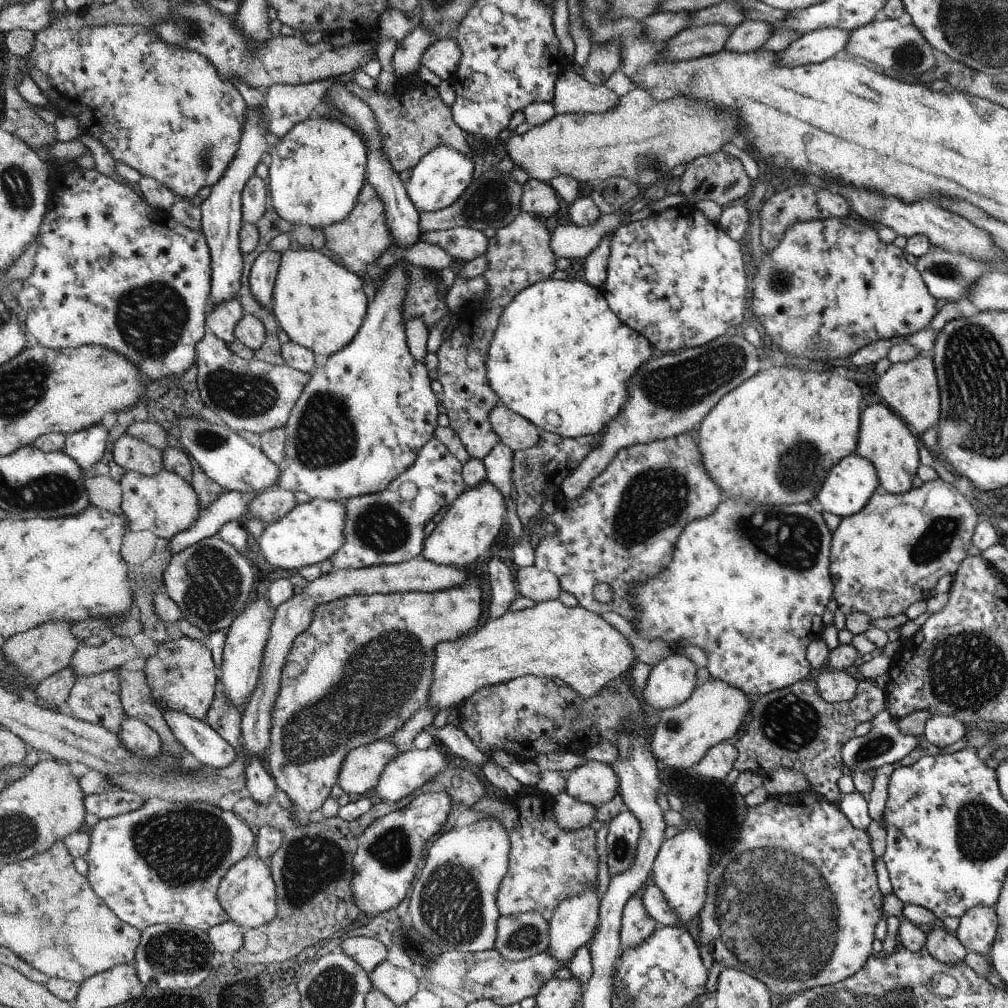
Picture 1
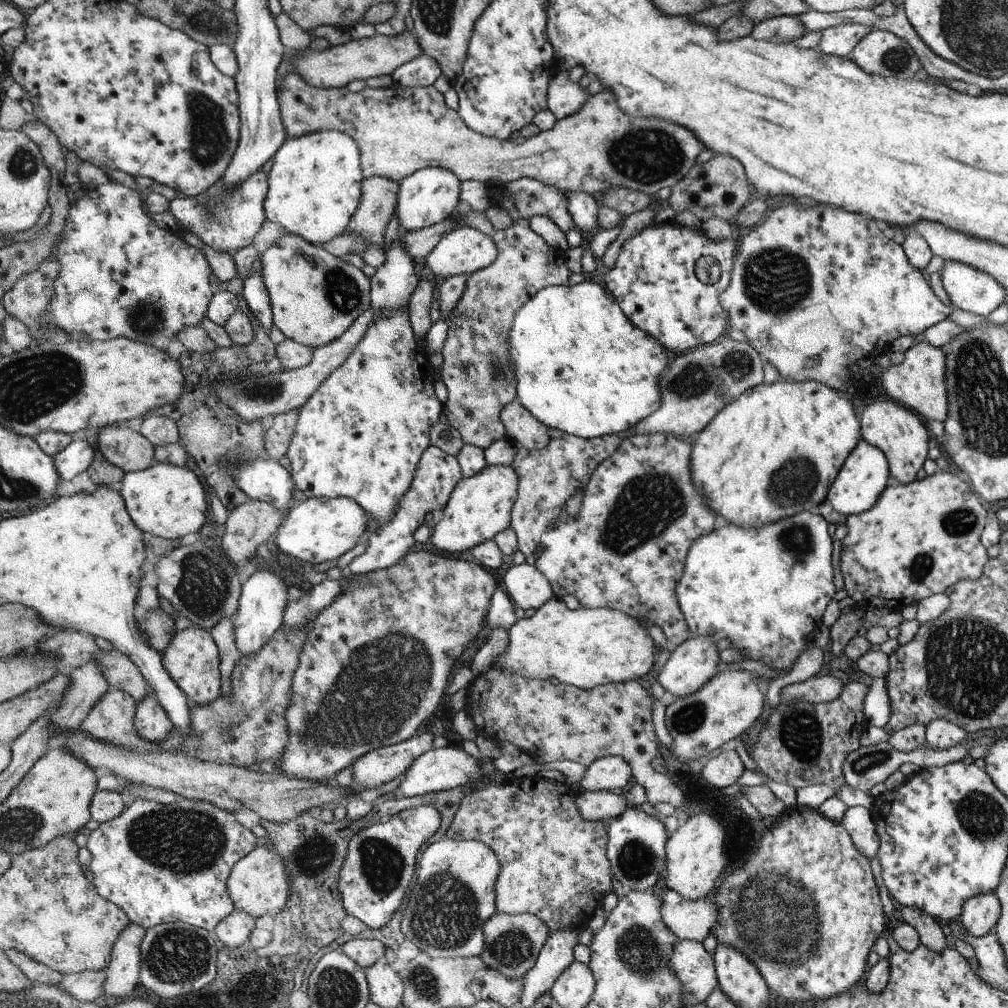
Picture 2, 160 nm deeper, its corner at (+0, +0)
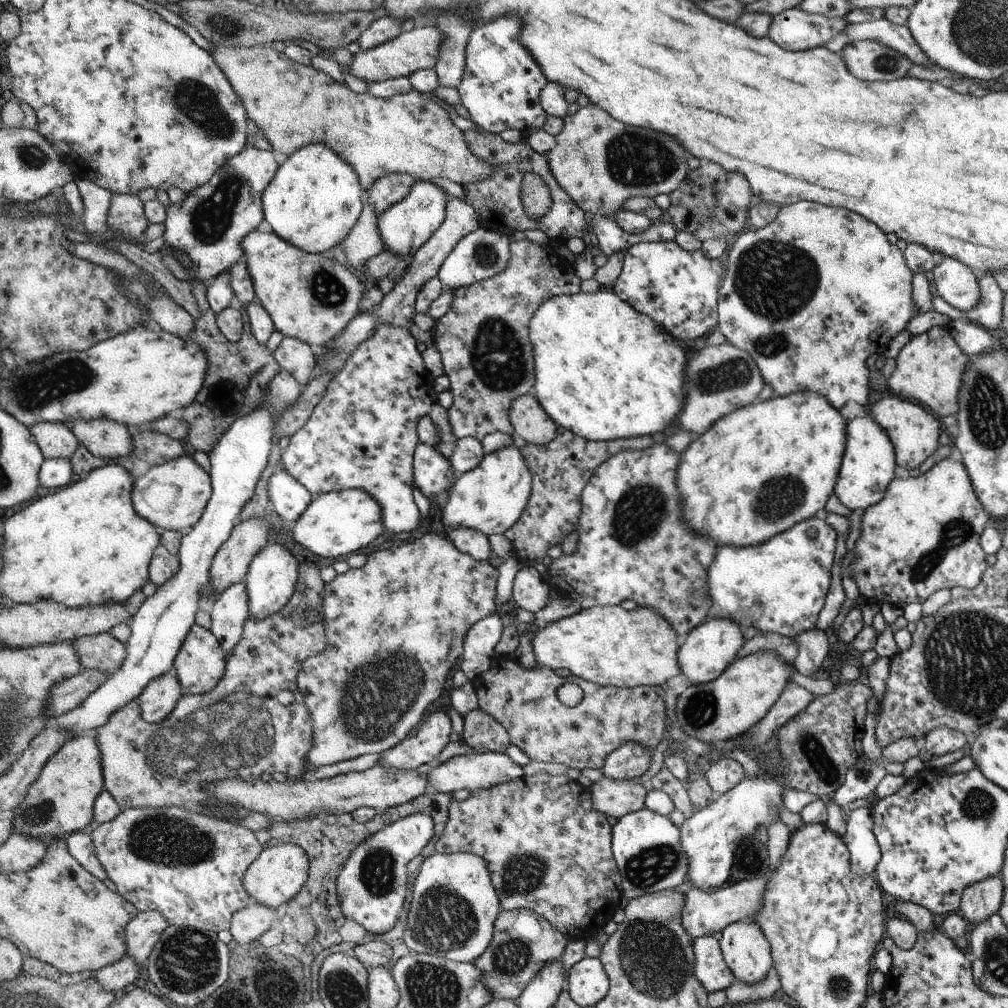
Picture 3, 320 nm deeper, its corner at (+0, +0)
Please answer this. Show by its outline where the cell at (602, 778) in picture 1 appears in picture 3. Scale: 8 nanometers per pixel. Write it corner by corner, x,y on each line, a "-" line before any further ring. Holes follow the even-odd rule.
636,741
625,742
606,757
601,768
605,777
630,780
642,776
650,766
652,750

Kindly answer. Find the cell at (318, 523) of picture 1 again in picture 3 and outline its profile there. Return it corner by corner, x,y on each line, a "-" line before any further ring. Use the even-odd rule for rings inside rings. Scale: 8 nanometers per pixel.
344,489
314,496
305,513
296,521
292,536
298,544
320,558
340,558
358,553
384,533
381,503
360,489

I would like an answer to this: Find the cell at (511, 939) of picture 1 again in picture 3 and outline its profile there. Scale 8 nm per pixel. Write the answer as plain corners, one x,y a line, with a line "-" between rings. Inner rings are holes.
528,909
502,910
496,920
492,944
472,963
481,970
483,985
494,999
513,1001
524,993
526,986
537,977
542,967
560,960
566,944
568,942
562,931
542,915

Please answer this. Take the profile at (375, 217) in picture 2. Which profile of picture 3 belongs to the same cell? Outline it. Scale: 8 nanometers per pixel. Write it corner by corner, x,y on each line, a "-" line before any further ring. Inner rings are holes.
408,173
387,174
367,191
367,201
375,208
377,216
400,202
413,189
417,181

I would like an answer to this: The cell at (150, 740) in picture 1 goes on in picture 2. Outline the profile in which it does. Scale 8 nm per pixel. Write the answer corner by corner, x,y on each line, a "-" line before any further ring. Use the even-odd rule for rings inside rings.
148,693
137,703
136,729
143,739
149,741
162,740
172,729
173,724
154,694

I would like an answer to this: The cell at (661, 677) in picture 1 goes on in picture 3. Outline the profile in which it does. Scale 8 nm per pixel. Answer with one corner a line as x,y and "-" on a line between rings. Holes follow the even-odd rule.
713,614
694,628
682,644
679,653
681,672
694,685
713,681
720,677
734,660
737,660
737,654
746,641
742,627
737,622
724,617
714,617

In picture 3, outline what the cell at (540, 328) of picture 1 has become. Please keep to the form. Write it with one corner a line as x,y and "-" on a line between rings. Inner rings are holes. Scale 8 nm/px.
601,288
595,294
578,293
577,295
556,295
544,301
529,324
529,337
533,344
535,358
536,384
532,393
545,411
560,427
573,431
574,434
590,441
615,441
632,437
644,437
666,430
674,420
678,420
681,410
684,409
684,370
686,370
686,352
682,343
678,342
669,331
664,330
653,318
638,312
630,303
618,298
618,295
609,288

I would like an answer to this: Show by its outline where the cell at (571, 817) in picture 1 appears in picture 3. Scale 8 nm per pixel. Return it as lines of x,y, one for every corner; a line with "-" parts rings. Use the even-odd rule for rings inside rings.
602,778
590,786
593,806
616,820
645,807
646,789
632,779

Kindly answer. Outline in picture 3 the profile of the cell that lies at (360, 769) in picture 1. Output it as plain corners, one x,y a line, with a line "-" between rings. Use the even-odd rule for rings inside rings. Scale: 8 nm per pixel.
438,710
426,718
414,736
406,737
400,745
387,750
377,765
408,770
434,763
450,742
452,731
449,714

